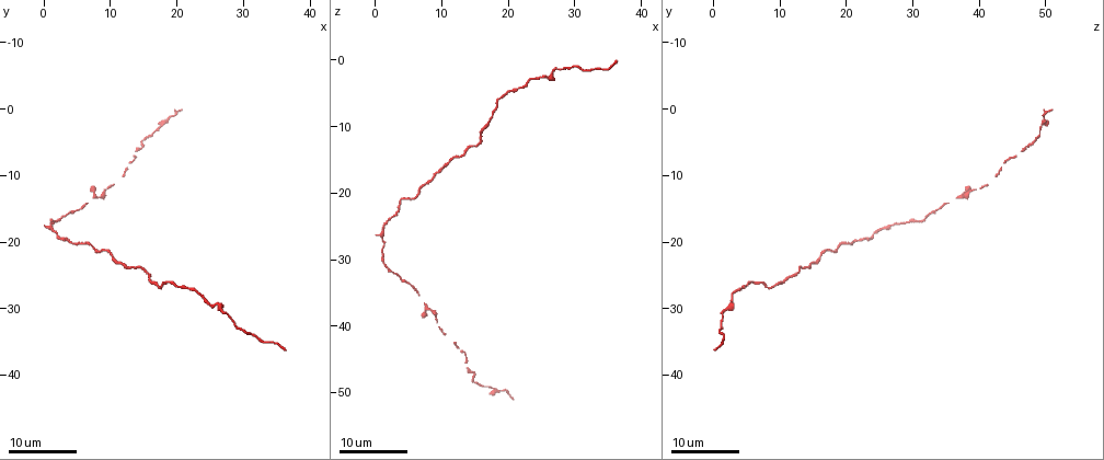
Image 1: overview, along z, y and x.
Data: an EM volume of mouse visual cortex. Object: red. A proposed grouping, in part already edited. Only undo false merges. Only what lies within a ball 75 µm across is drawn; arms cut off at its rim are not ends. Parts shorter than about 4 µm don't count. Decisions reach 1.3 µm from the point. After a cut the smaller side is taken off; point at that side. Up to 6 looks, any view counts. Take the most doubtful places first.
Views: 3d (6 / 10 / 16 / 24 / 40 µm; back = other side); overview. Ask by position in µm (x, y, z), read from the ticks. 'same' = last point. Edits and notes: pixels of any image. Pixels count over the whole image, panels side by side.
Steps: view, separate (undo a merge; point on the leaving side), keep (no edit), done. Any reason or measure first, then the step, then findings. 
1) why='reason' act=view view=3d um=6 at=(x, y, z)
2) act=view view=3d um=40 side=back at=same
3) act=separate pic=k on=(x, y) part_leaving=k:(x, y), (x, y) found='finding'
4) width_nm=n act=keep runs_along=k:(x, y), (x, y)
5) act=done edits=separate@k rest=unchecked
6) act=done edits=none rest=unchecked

why='sudden change in width' act=view view=3d um=24 at=(7.5, 13.0, 37.0)

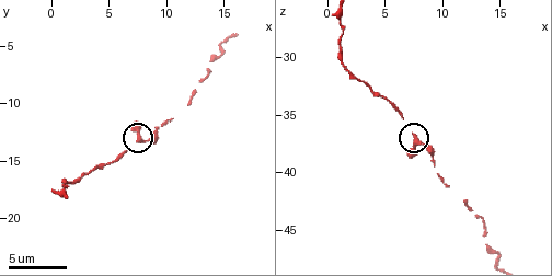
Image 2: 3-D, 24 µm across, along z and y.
act=view view=3d um=10 at=(7.4, 13.2, 37.0)

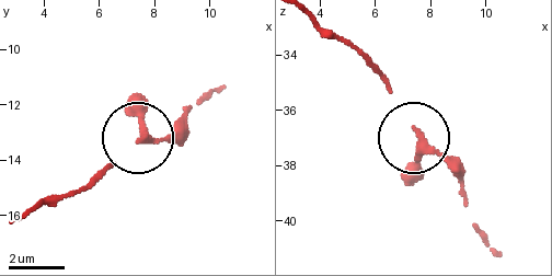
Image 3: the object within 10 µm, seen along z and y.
width_nm=220 act=keep runs_along=3:(315, 21), (386, 84), (416, 131), (461, 174) found='all the same neuron'

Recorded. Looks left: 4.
why='thick turns thin' act=view view=3d um=24 at=(17.0, 2.5, 49.5)

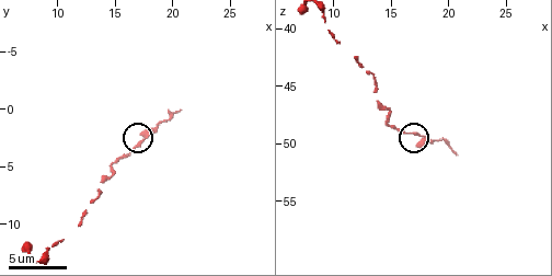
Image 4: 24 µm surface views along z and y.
why='zoom in' act=view view=3d um=10 at=(17.2, 3.2, 49.0)

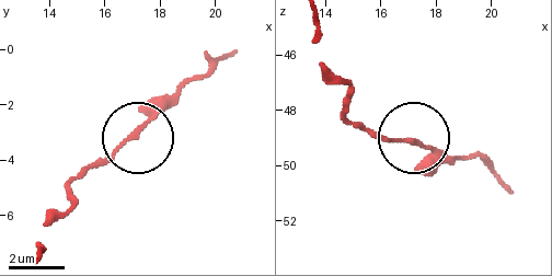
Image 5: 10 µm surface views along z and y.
width_nm=150 act=keep found='one neuron here'

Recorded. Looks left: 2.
why='thick turns thin' act=view view=3d um=24 at=(17.0, 26.0, 9.5)

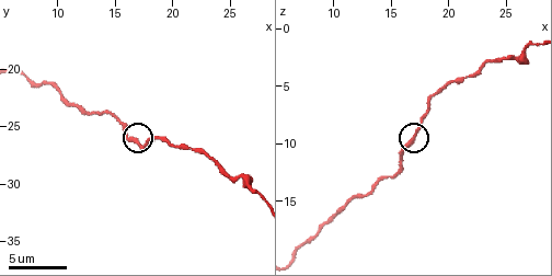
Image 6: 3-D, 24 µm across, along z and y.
why='zoom in' act=view view=3d um=10 at=(17.0, 26.4, 9.6)

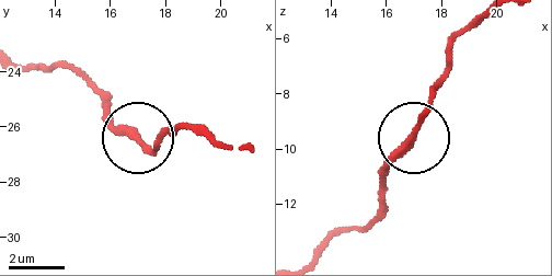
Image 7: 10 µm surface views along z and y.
act=keep runs_along=7:(319, 254), (376, 211), (384, 170), (437, 87) found='continuous, no second neuron'

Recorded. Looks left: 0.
act=done edits=none rest=unchecked

